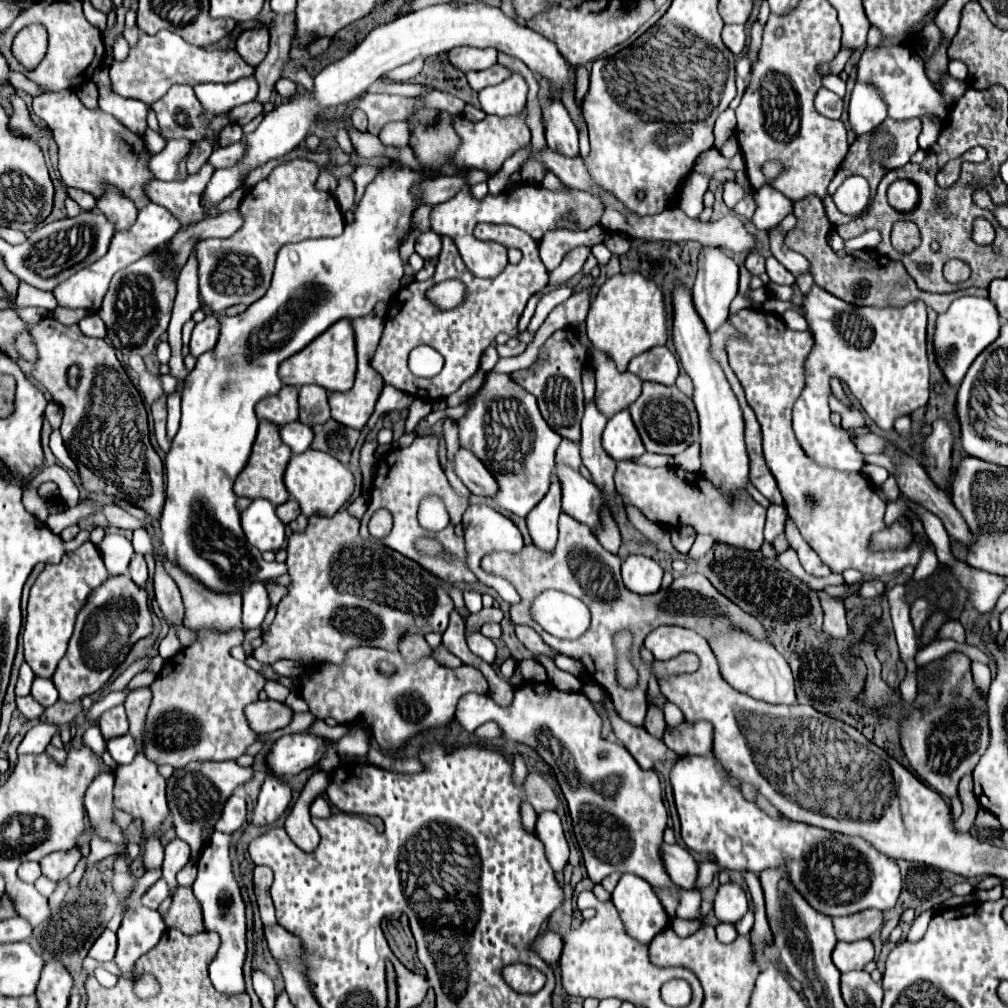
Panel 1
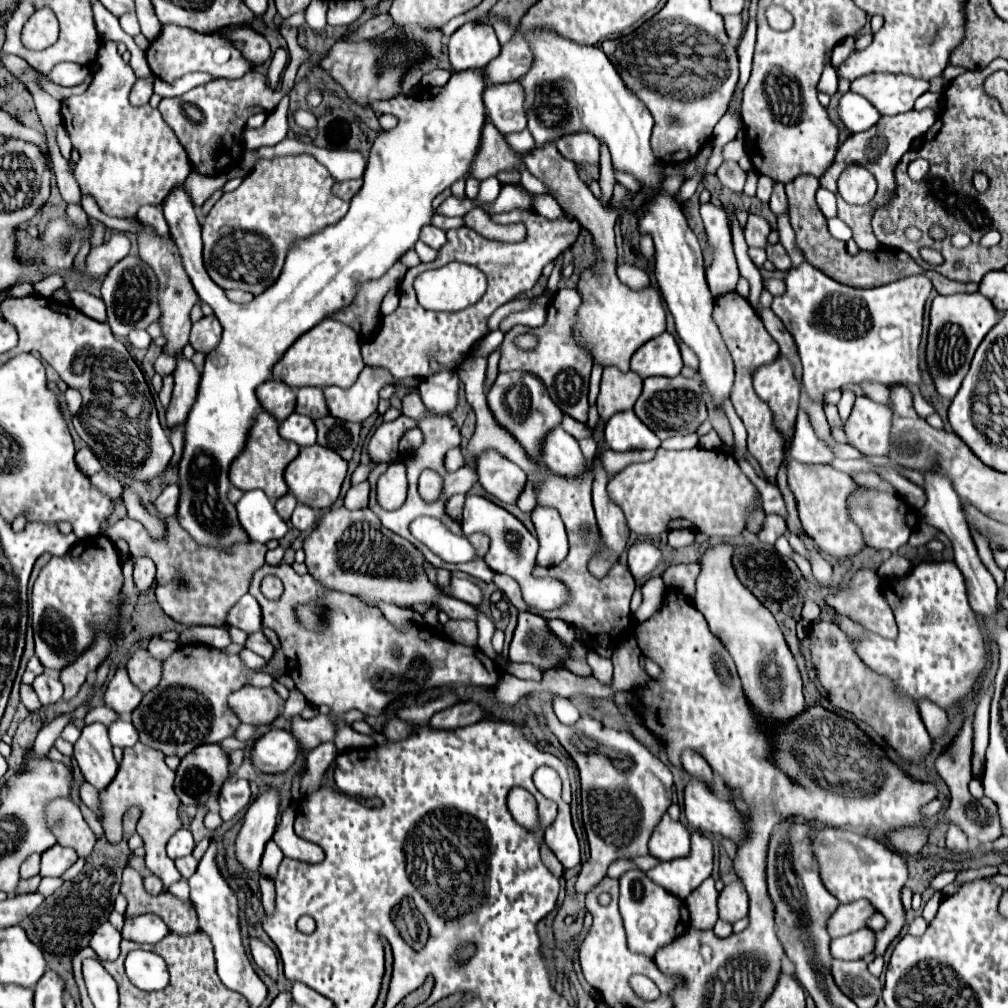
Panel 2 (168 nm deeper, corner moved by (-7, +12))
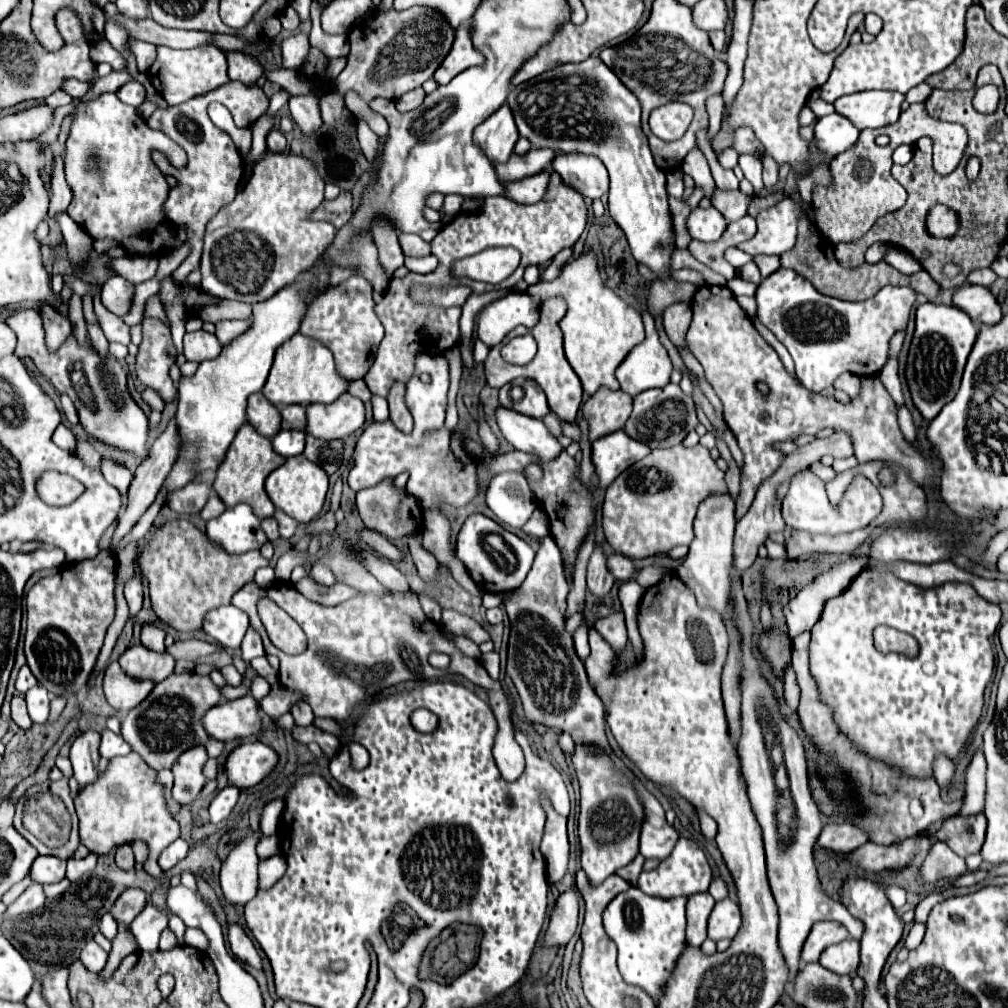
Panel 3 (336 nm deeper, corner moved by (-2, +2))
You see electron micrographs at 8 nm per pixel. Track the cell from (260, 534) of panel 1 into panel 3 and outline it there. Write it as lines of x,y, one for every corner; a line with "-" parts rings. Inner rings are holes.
249,504
227,508
225,514
207,522
205,532
213,542
219,542
231,554
259,550
267,542
261,520
255,516

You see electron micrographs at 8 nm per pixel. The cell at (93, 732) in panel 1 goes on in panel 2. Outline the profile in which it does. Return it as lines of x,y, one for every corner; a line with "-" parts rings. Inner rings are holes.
100,722
84,726
78,742
74,744
74,758
84,780
96,790
104,790
116,776
118,764
112,756
108,728

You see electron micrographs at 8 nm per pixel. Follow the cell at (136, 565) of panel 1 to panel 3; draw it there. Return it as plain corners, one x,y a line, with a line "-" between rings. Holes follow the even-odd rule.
133,576
125,584
125,598
127,598
127,604
129,604
131,616
135,616
141,610
141,604
143,604
143,584
141,584
139,576

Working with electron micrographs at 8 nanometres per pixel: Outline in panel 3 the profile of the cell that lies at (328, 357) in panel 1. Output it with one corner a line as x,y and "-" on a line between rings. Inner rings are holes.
297,332
285,344
281,344
281,348
275,352
275,362
263,386
263,394
265,398
271,400
271,404
275,404
281,410
279,404
285,404
285,406
289,404
309,406
313,402
331,404
343,392
347,392
347,388
349,388
349,380
345,380
337,372
333,352
323,342
315,338
307,338

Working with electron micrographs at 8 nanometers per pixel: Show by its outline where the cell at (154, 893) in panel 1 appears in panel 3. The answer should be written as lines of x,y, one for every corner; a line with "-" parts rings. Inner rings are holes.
127,888
115,902
115,906
111,908
111,914
115,916
117,922
131,922
135,916
139,916
143,912
143,908
147,906
147,898
149,894
141,888

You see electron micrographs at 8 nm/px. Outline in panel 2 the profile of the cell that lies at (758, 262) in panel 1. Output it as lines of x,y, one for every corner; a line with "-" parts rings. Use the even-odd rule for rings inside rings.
750,214
748,216
748,222
744,226
744,236
746,236
746,242
748,246
756,246
756,248
766,248
766,236
770,232
770,226
768,222
762,218
762,216
756,216
756,214

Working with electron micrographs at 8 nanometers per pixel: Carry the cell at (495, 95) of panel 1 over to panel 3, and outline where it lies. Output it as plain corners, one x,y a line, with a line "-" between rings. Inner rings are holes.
507,104
475,128
475,142
483,148
491,162
507,162
517,140
519,132
515,130
515,120

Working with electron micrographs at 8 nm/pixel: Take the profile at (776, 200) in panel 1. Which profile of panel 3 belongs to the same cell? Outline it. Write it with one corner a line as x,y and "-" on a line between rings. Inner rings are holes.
741,154
739,156
739,168
743,170
745,178
753,184
755,188
755,194
759,194
763,190
763,180
761,180
761,172
763,172
763,166
761,166
761,160
757,156
749,156
749,154

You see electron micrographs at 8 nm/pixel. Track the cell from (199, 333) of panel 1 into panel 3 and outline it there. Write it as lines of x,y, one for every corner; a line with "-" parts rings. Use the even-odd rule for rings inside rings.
205,330
199,332
187,332
183,338
183,354
187,360
203,362
203,360
213,360
221,352
219,340
215,334
209,334

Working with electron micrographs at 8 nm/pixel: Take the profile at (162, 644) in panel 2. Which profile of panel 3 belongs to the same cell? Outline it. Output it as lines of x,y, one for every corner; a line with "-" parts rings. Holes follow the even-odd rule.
153,624
151,626
143,626
143,630
141,630
141,644
145,648
155,650
155,652
163,652
165,650
163,640
165,640
165,632
163,630
155,628

